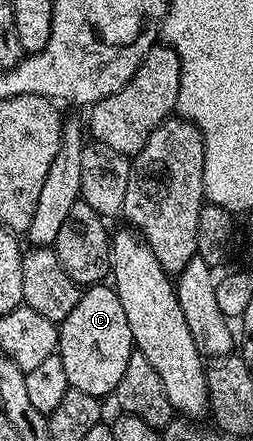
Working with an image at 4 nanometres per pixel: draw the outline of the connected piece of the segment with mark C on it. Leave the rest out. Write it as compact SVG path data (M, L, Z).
M90 285L79 294L76 309L68 313L58 328L58 349L56 354L64 361L64 373L68 377L71 388L80 393L88 393L95 397L113 396L120 385L120 377L124 377L124 368L128 365L128 357L135 351L132 329L128 329L128 316L124 313L124 305L120 305L120 297L110 285Z

